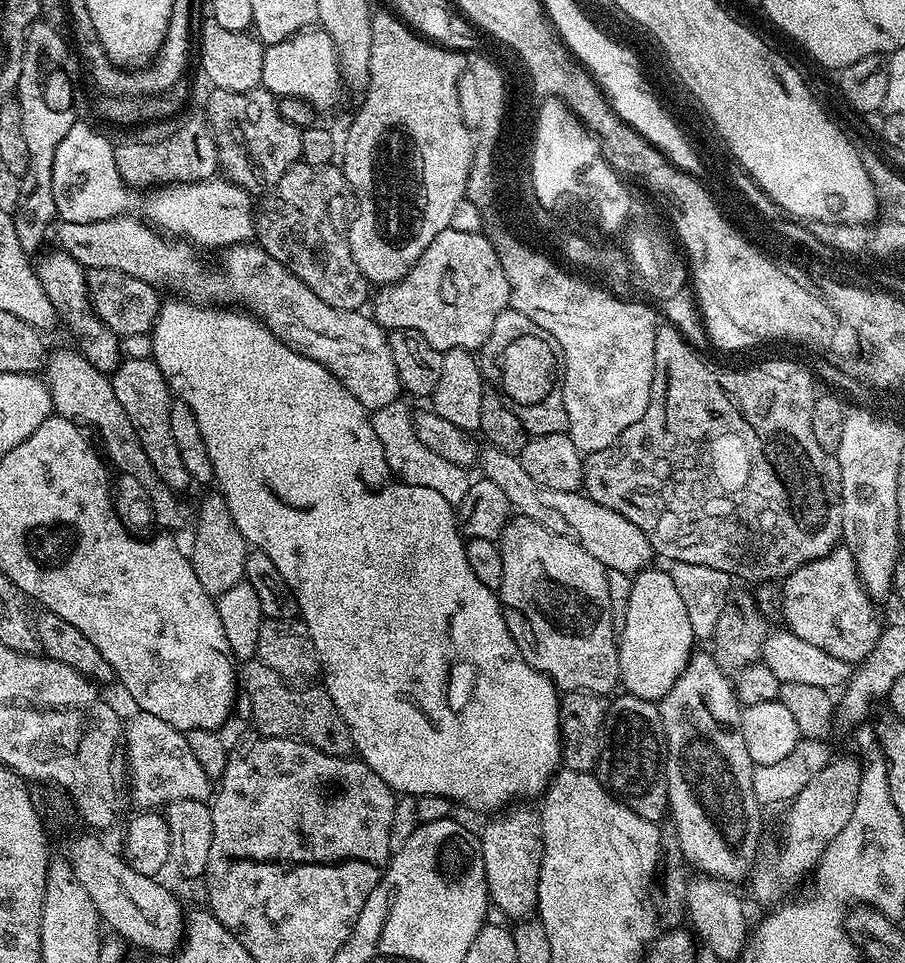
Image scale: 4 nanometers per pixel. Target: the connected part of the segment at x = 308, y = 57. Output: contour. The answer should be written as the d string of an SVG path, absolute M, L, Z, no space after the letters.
M309 26L278 43L267 45L263 56L261 85L278 98L303 100L317 113L332 109L338 102L339 92L342 92L342 77L333 39L323 28Z

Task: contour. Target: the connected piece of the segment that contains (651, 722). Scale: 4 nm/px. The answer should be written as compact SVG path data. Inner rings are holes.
M620 694L616 701L608 704L608 715L604 717L604 739L600 750L599 775L609 792L634 814L653 822L660 822L669 815L668 787L666 786L666 754L668 743L662 726L659 707L653 701L637 696Z

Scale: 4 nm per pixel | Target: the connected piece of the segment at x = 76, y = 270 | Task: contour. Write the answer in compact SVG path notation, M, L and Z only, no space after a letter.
M59 250L47 252L35 257L34 267L38 282L42 282L42 290L46 294L46 298L50 298L59 323L65 324L72 331L72 336L76 339L77 344L75 347L80 355L86 358L86 362L90 362L90 366L94 366L105 374L115 372L122 359L122 353L120 353L122 340L114 330L110 330L110 326L106 326L106 322L102 322L102 318L98 318L92 305L92 299L88 297L86 269L78 262L74 262L74 258L70 258L70 254Z

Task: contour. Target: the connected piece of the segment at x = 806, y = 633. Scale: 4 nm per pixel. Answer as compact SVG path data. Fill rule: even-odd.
M837 546L822 558L798 566L784 577L782 587L778 604L780 600L784 607L787 631L853 666L868 657L882 631L880 612L864 588L848 548Z

